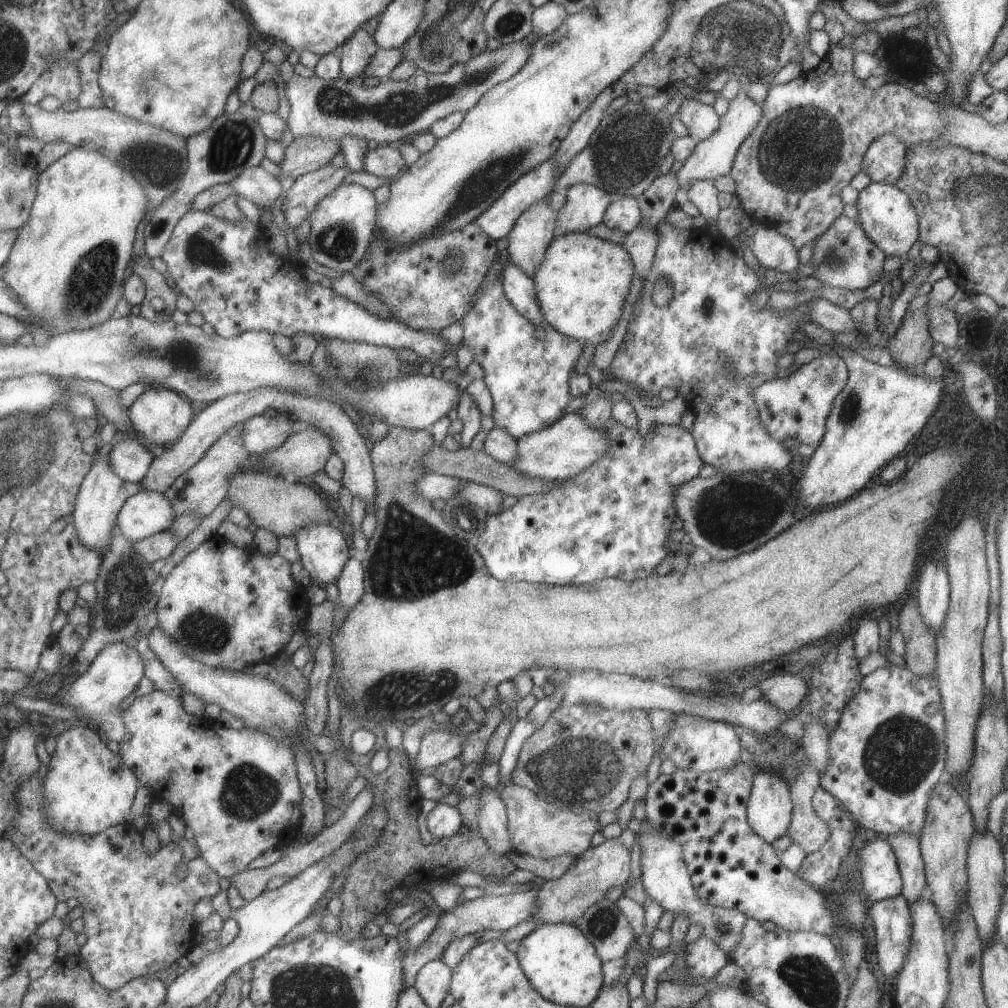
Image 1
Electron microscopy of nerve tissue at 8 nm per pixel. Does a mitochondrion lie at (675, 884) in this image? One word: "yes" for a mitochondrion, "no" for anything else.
no

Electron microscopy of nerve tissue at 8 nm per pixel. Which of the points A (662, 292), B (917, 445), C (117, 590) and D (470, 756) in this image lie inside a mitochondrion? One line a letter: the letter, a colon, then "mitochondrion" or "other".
A: mitochondrion
B: other
C: mitochondrion
D: other

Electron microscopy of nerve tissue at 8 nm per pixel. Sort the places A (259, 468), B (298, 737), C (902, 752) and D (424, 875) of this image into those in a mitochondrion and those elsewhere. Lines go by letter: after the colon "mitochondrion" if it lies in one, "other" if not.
A: other
B: other
C: mitochondrion
D: other

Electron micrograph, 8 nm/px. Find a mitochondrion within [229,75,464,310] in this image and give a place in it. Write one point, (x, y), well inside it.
(338, 243)

